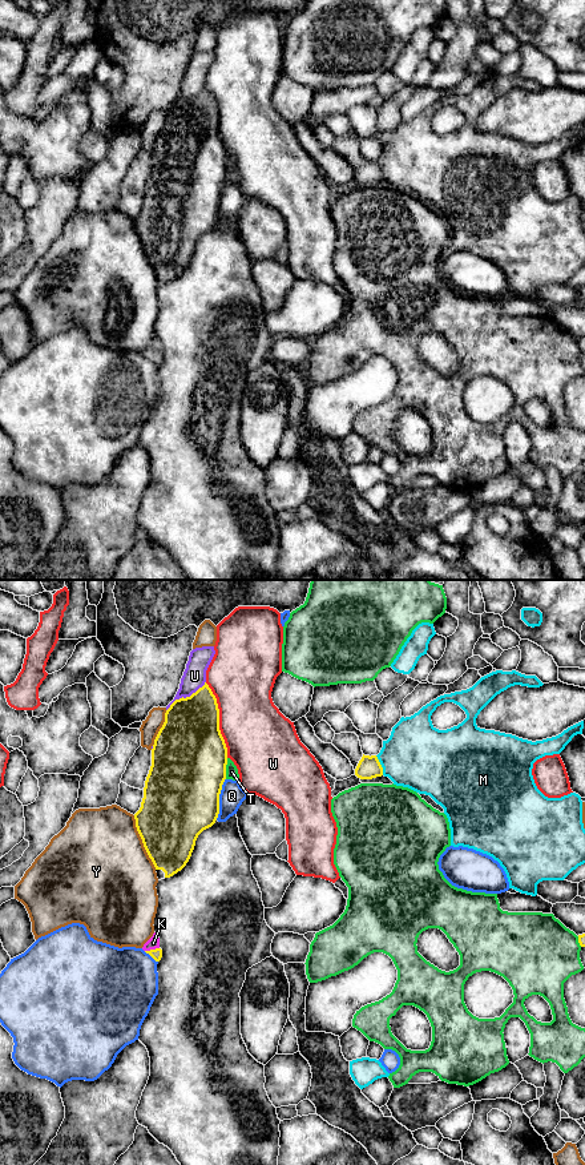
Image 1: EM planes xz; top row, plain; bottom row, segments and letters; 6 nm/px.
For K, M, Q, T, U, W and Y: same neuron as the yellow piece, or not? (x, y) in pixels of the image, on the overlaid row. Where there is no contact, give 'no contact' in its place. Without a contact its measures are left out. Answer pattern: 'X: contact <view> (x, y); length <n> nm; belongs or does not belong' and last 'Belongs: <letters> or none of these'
K: contact xz (152, 950); length 90 nm; belongs
M: contact xz (380, 765); length 130 nm; does not belong
Q: contact xz (218, 799); length 260 nm; does not belong
T: contact xz (225, 769); length 130 nm; does not belong
U: contact xz (186, 697); length 300 nm; does not belong
W: contact xz (218, 720); length 480 nm; does not belong
Y: contact xz (142, 842); length 360 nm; does not belong
Belongs: K

